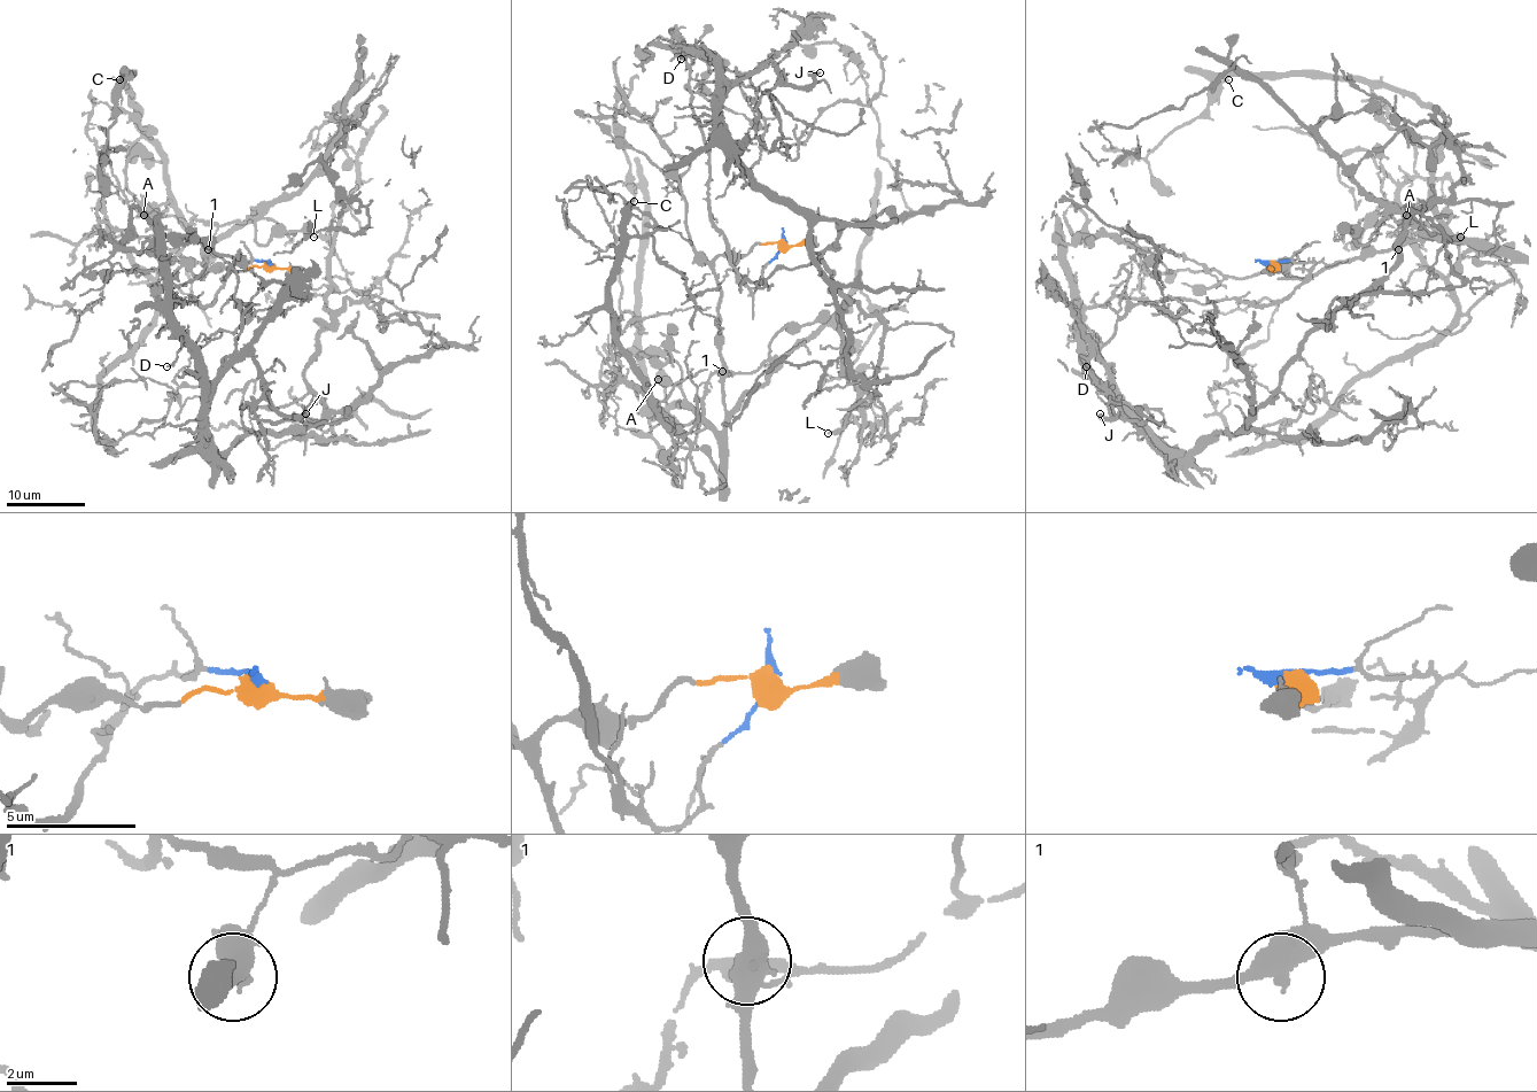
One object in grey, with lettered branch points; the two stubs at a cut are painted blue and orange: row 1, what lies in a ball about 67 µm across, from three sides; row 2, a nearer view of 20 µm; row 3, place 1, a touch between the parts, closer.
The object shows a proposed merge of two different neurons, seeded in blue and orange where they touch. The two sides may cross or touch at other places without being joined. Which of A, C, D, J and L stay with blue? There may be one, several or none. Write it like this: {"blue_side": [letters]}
{"blue_side": ["D", "J", "L"]}

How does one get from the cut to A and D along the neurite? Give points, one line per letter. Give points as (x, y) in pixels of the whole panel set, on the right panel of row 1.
A: (1270, 261), (1271, 271), (1312, 277), (1410, 241), (1459, 239), (1423, 202), (1414, 202), (1406, 214)
D: (1270, 261), (1314, 266), (1281, 300), (1251, 306), (1234, 297), (1204, 304), (1111, 296), (1087, 308), (1086, 366)

